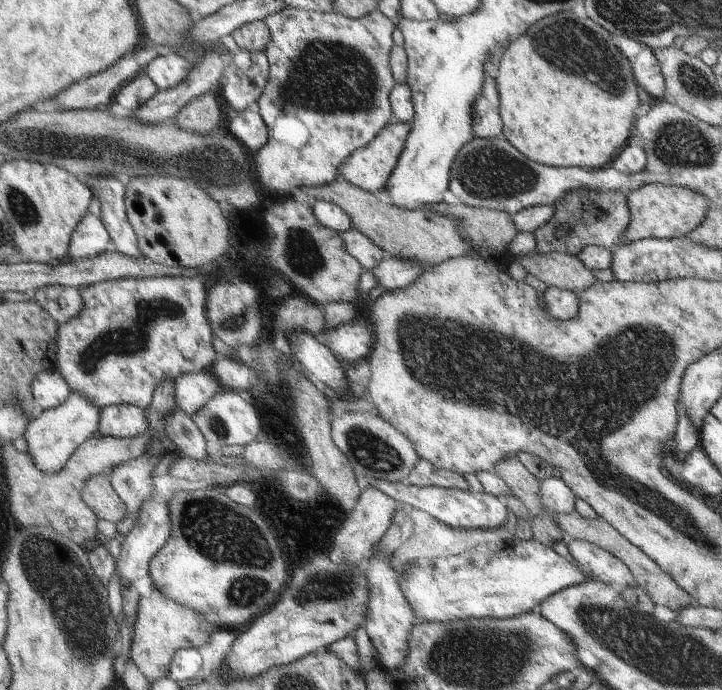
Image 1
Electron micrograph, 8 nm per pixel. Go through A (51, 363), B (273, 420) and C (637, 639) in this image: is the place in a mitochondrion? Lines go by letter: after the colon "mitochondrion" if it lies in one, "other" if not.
A: other
B: mitochondrion
C: mitochondrion

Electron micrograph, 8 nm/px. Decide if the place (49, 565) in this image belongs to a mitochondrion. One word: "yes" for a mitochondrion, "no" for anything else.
yes

